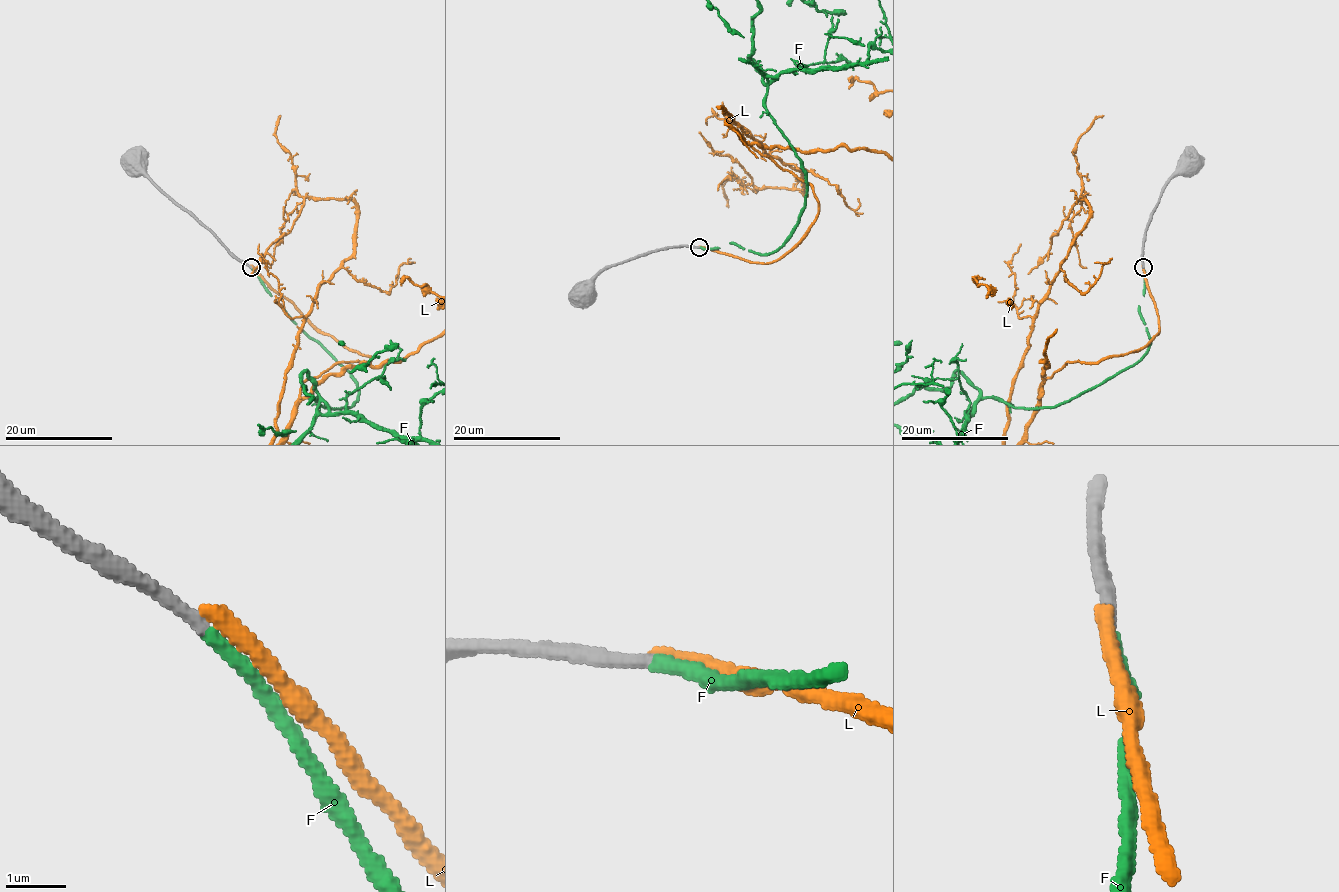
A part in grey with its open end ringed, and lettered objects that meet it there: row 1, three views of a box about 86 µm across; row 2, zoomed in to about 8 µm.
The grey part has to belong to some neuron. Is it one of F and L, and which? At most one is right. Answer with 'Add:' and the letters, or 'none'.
Add: F

